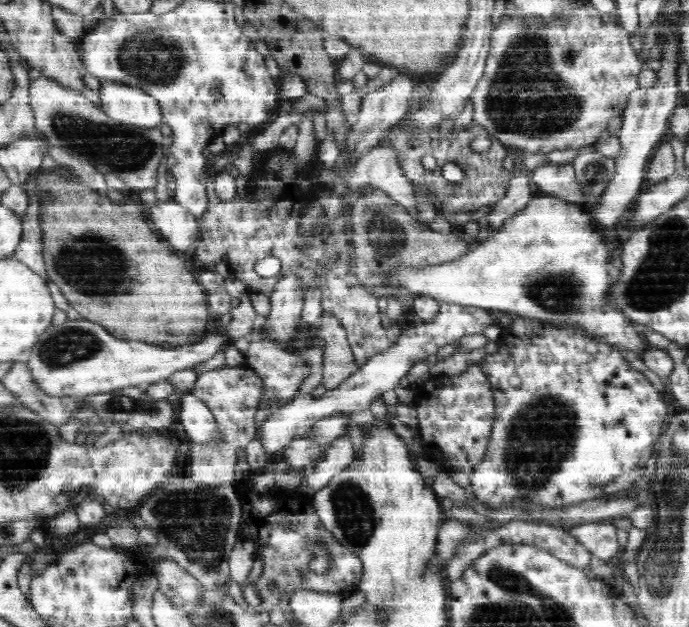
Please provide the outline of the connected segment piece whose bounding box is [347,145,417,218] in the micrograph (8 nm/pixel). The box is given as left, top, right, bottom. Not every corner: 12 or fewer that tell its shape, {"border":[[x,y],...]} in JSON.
{"border":[[390,145],[358,157],[347,186],[379,188],[417,218],[414,187]]}

